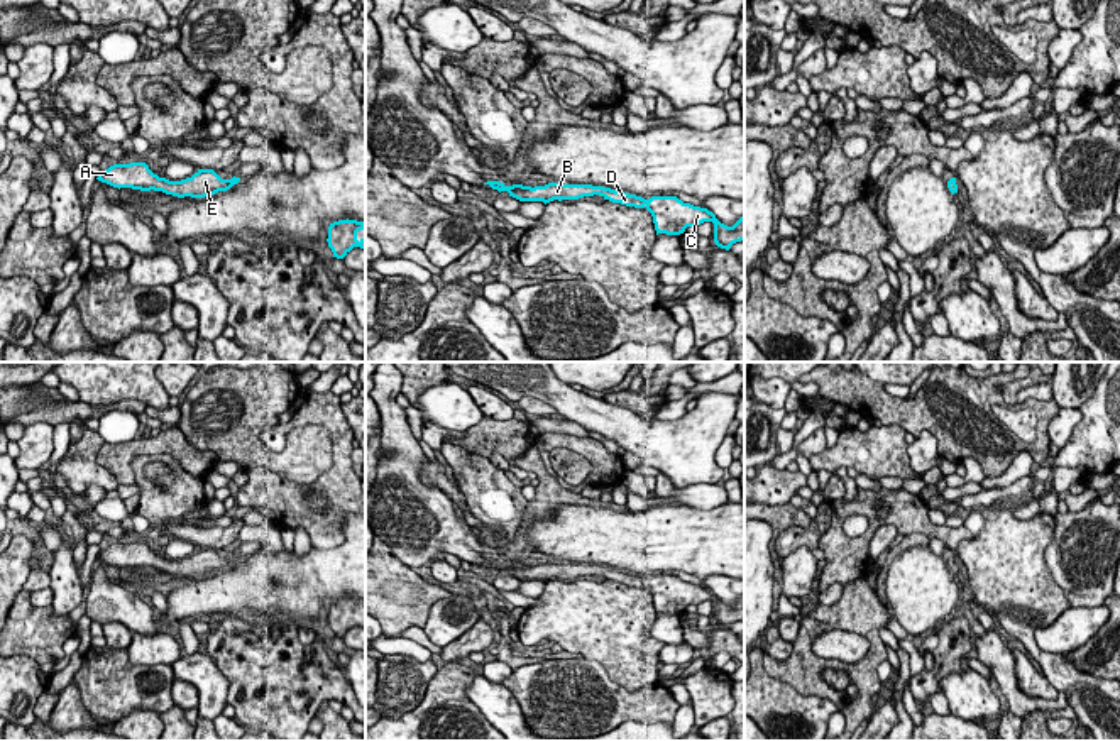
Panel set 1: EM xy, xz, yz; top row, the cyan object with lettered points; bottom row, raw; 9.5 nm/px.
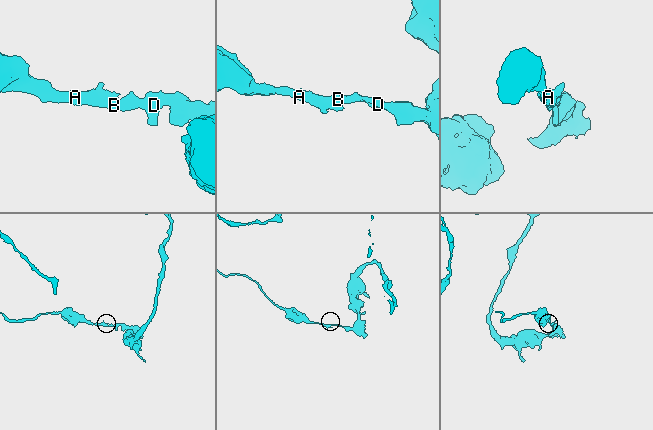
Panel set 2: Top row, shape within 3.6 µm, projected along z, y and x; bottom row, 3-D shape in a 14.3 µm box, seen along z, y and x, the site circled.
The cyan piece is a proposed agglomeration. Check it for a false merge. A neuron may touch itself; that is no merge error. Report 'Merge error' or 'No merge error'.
No merge error

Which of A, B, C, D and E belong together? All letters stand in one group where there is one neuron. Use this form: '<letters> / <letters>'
A B C D E

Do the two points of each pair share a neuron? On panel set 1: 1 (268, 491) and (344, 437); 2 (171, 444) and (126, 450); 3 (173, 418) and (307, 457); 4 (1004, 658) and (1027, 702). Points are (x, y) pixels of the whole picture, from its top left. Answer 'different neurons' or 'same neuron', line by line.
1: same neuron
2: same neuron
3: different neurons
4: same neuron

